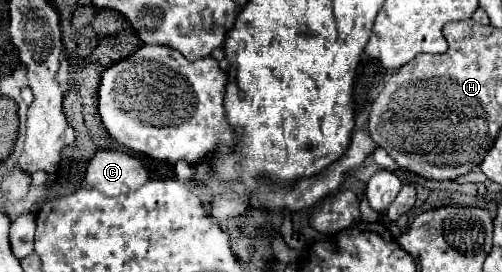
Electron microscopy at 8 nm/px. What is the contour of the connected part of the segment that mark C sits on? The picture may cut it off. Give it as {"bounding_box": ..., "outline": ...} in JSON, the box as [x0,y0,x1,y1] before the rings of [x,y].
{"bounding_box":[86,151,148,197],"outline":[[[98,151],[86,169],[86,181],[92,189],[108,197],[118,197],[142,187],[148,181],[148,171],[130,153]]]}

